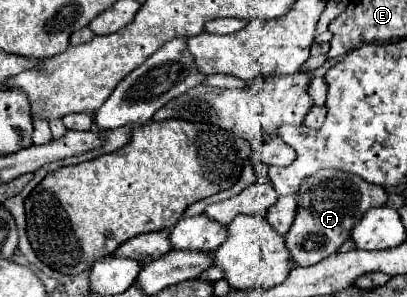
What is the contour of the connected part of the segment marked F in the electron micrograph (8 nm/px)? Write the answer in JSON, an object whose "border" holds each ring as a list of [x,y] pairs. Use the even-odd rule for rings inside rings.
{"border":[[[318,170],[310,174],[300,190],[296,192],[296,218],[284,236],[286,248],[292,256],[292,264],[298,266],[312,266],[320,260],[338,252],[338,248],[350,238],[352,228],[360,222],[360,218],[374,206],[384,206],[388,194],[382,186],[372,186],[364,182],[364,178],[356,174],[348,174],[344,170]]]}

